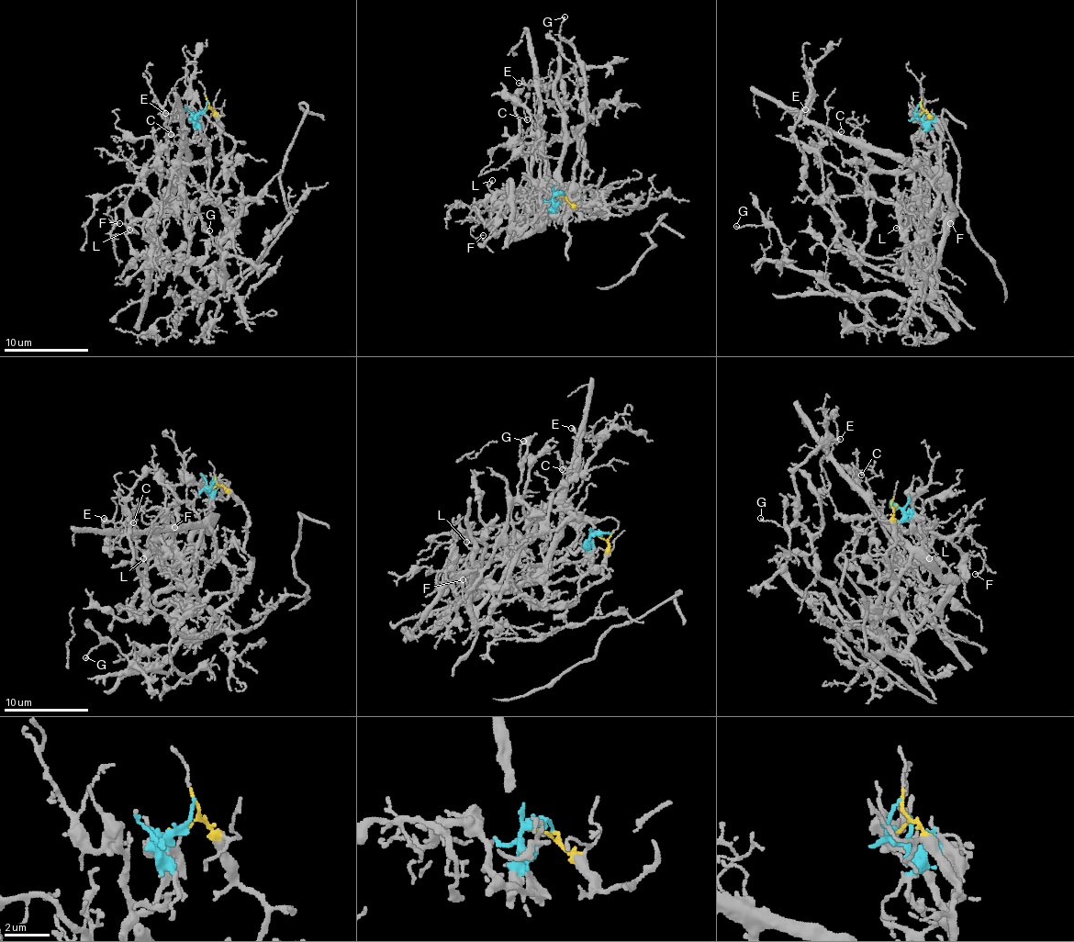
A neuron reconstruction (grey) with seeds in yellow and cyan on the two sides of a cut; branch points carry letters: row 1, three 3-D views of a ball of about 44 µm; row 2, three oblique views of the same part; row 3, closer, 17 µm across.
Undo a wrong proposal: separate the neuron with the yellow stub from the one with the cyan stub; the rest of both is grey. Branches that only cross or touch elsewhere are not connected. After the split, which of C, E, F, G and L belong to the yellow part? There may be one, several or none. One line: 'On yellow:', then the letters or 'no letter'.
On yellow: G

